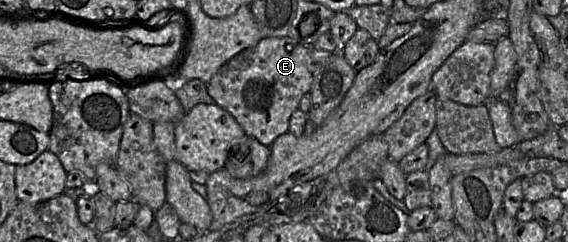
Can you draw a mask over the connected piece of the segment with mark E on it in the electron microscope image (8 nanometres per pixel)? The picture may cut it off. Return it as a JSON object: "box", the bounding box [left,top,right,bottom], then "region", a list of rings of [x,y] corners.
{"box":[207,37,313,146],"region":[[[263,37],[255,46],[245,49],[226,62],[207,84],[207,92],[216,105],[229,112],[245,134],[266,146],[289,130],[292,113],[299,108],[302,96],[311,90],[313,74],[308,69],[311,48],[285,37]]]}

